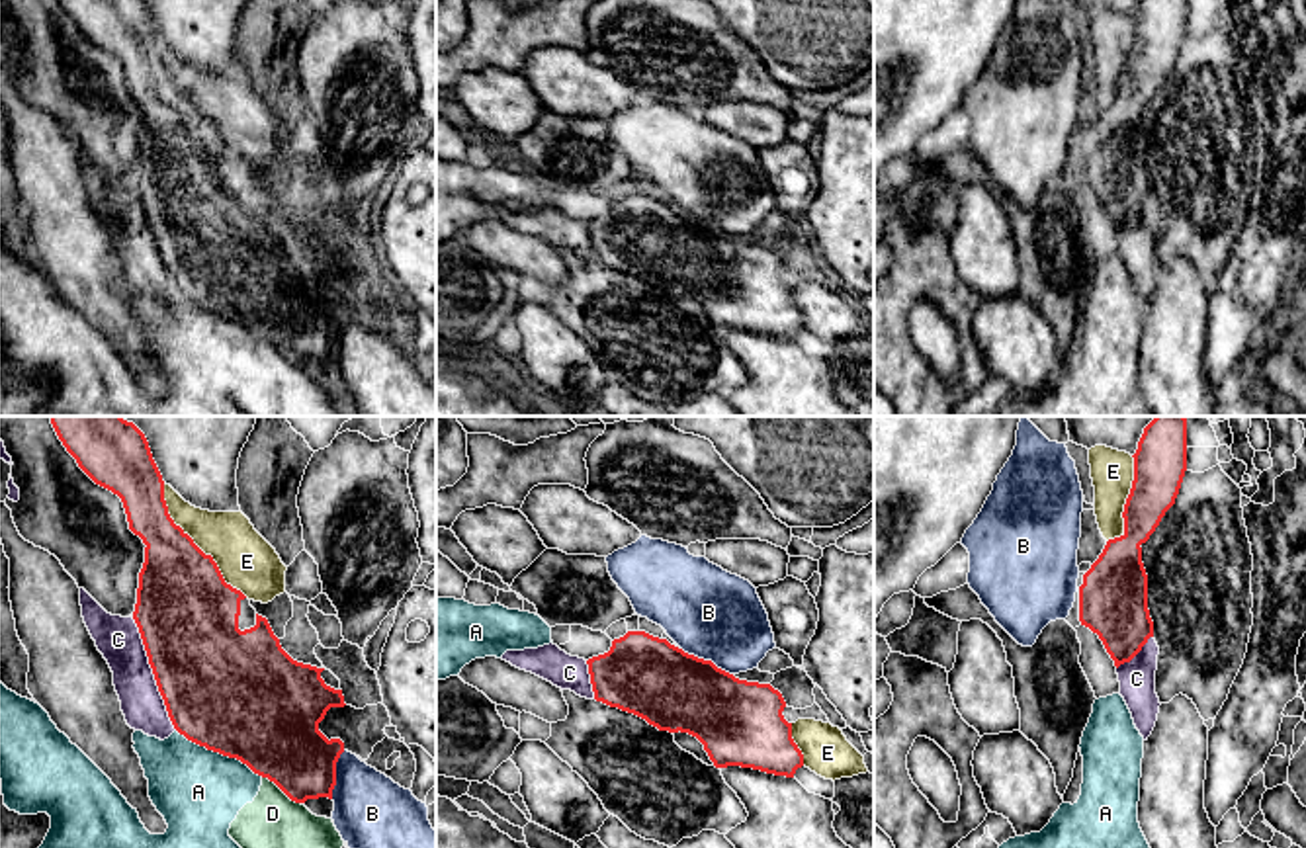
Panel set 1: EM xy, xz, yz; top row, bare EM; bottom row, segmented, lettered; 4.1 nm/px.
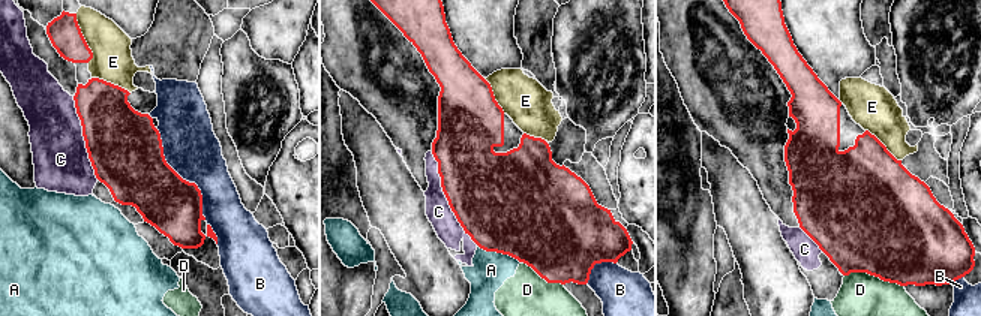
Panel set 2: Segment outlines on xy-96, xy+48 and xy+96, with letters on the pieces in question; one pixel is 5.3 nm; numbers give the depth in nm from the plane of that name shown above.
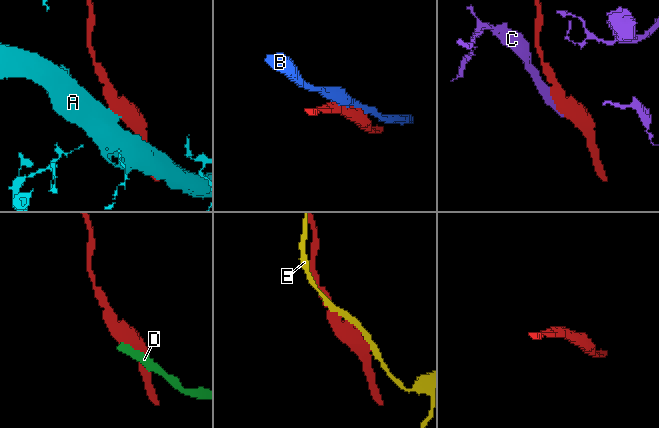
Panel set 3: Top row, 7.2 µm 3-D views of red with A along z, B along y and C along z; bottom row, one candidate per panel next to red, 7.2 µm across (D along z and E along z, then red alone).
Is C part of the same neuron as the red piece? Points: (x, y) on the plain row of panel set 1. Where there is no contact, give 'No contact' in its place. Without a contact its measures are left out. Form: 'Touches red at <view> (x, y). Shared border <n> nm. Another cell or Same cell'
Touches red at xy (153, 235). Shared border 500 nm. Another cell

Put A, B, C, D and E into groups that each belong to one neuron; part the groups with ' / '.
A D / B / C / E

